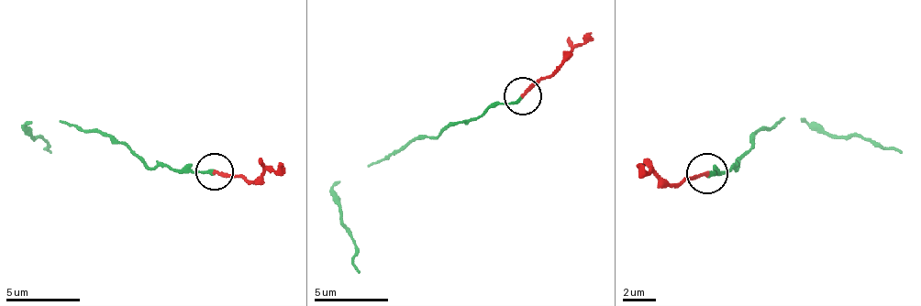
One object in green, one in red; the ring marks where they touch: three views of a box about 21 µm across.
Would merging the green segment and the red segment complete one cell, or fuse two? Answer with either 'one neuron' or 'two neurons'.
one neuron

